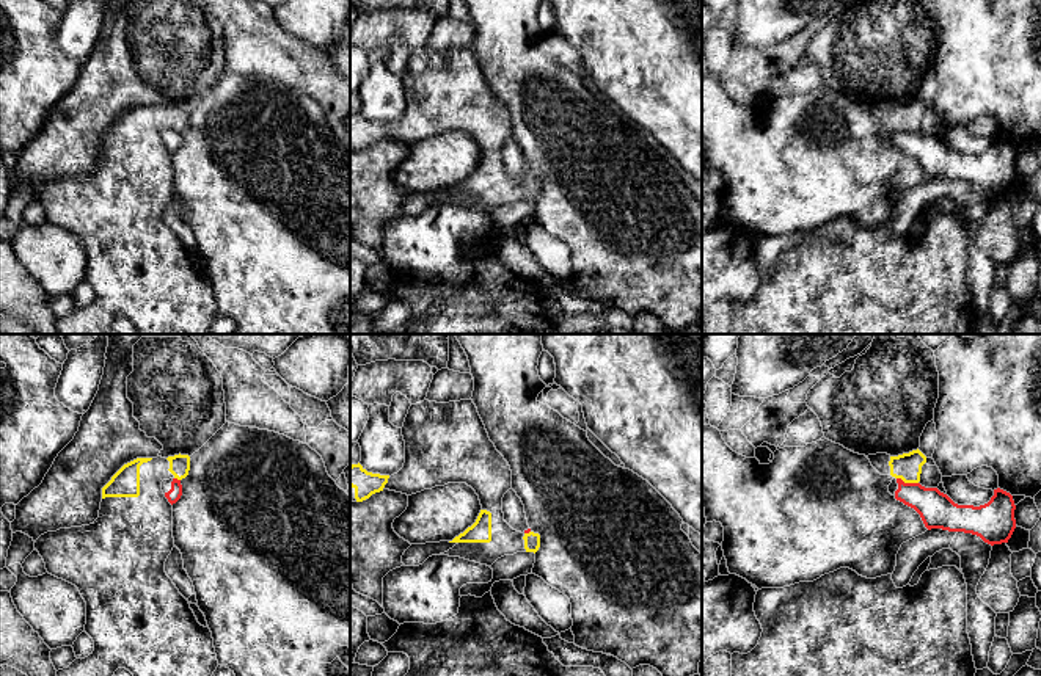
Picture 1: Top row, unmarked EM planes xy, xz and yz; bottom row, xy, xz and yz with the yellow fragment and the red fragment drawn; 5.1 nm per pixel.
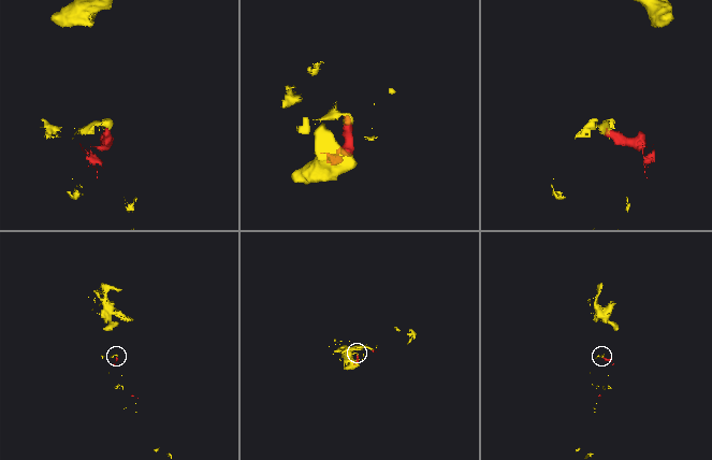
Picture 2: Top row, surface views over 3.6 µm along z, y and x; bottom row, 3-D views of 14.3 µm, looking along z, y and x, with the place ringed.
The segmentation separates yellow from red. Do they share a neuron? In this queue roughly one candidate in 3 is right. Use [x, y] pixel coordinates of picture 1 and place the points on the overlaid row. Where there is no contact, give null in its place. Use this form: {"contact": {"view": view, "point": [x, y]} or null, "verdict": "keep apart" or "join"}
{"contact": {"view": "yz", "point": [908, 482]}, "verdict": "keep apart"}

